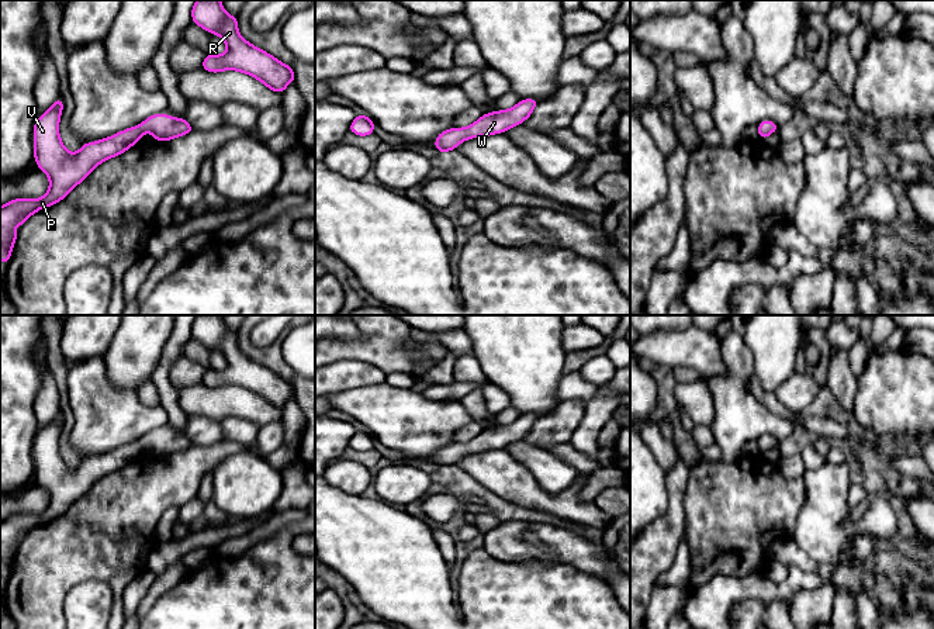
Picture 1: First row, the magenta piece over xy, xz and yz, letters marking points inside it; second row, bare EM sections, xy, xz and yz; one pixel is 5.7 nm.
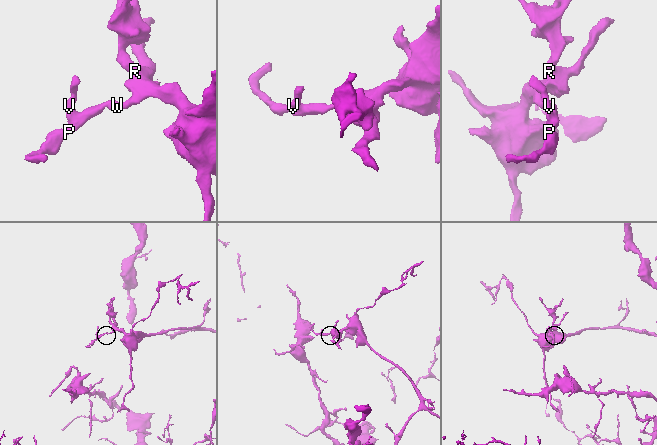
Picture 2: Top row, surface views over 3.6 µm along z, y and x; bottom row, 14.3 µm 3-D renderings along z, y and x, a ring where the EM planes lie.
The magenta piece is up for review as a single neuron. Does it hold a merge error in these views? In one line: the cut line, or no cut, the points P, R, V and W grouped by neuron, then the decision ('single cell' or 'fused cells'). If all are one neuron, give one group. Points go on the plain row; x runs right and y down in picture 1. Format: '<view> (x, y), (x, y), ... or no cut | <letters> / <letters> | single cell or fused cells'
no cut | P R V W | single cell

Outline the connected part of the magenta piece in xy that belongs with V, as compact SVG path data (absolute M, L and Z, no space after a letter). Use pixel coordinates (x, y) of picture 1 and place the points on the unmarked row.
M58 415L34 439L34 473L38 484L49 493L49 504L41 514L14 514L0 522L0 577L8 578L18 547L17 540L23 540L34 528L51 522L63 515L79 498L82 498L96 481L107 474L115 473L135 460L145 447L151 447L153 455L165 457L193 447L193 442L184 433L176 433L163 428L148 432L139 440L120 446L108 453L87 457L76 469L70 469L59 452L59 436L63 426L63 415Z

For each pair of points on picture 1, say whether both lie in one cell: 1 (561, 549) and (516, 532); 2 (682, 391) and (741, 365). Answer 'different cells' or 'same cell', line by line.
1: same cell
2: different cells

